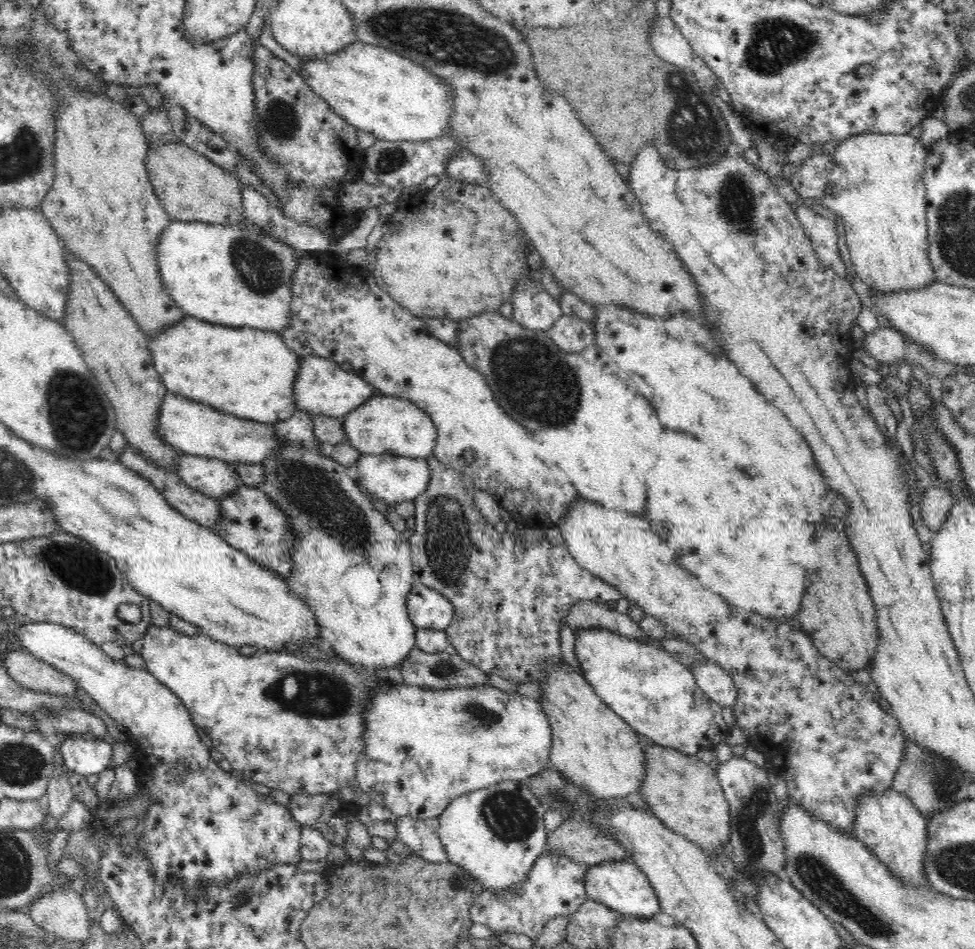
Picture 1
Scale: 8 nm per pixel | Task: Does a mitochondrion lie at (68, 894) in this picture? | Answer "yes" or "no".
no

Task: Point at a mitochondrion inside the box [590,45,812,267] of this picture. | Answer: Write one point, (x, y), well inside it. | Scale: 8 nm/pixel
(693, 132)

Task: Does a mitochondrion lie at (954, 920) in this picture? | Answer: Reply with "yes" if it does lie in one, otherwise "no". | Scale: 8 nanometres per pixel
no

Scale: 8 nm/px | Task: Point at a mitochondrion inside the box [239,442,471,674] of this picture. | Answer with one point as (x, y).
(312, 489)

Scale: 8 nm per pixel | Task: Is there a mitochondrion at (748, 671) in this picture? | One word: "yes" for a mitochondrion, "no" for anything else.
no

